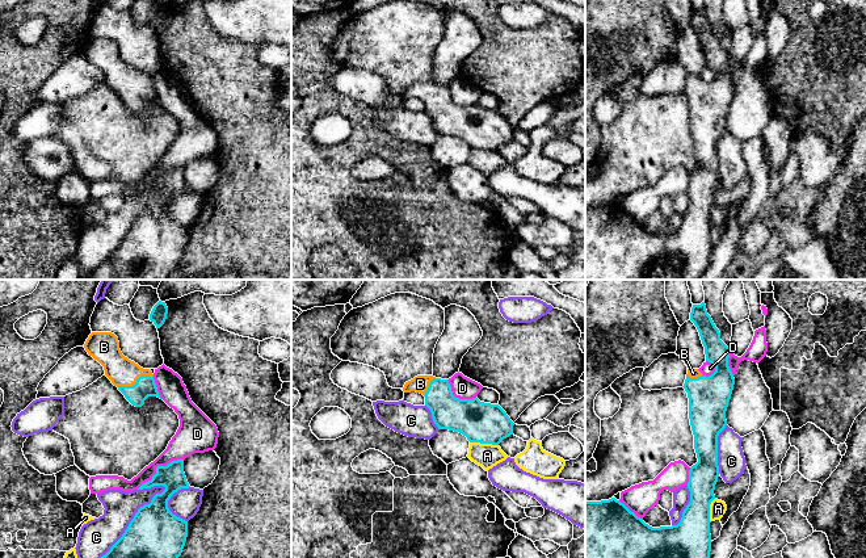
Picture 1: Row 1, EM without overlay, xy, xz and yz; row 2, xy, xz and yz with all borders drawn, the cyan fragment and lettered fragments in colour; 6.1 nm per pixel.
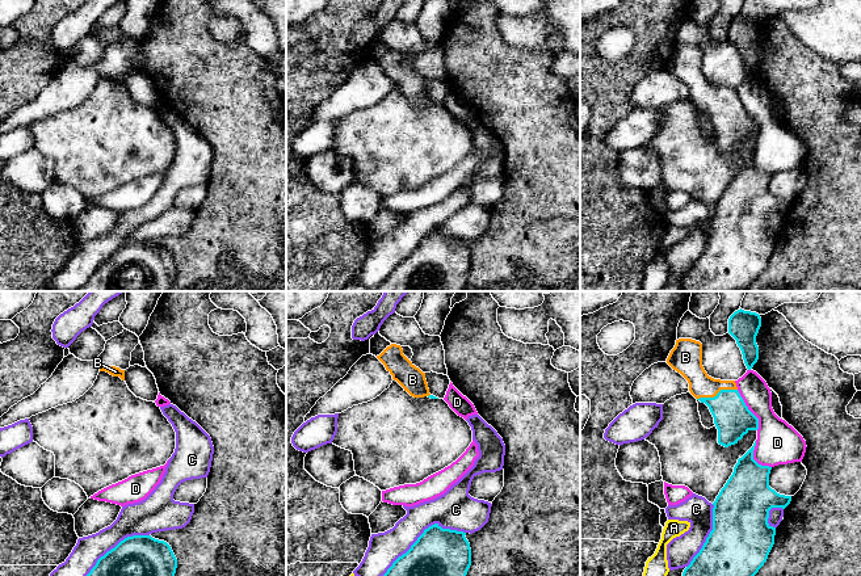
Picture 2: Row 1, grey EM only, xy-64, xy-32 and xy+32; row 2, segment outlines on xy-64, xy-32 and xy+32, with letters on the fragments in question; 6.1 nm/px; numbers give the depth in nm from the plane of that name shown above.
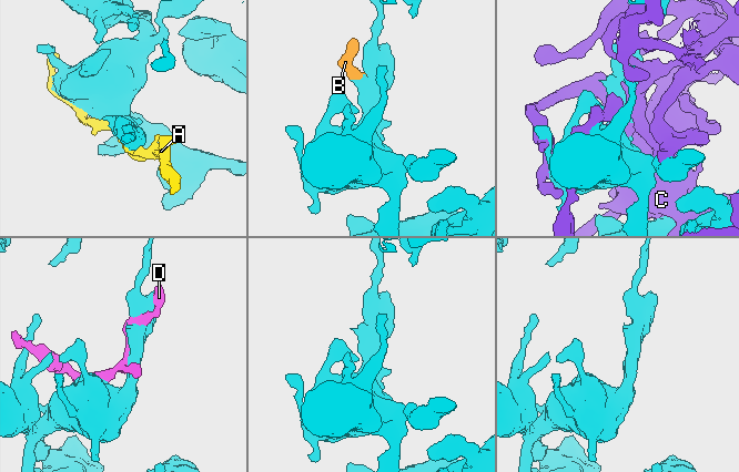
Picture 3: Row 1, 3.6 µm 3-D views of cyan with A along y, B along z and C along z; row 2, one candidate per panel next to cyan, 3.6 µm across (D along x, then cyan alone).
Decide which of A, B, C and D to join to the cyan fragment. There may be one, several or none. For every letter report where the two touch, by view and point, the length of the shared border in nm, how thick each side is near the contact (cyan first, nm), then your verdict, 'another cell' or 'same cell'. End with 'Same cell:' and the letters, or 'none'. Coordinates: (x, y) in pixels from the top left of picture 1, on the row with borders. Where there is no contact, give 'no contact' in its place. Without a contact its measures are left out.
A: meets cyan in xz at (484, 443); contact 180 nm long; 240 nm thick on the cyan side, 150 nm on the other; another cell
B: meets cyan in xy at (137, 382); contact 240 nm long; 120 nm thick on the cyan side, 180 nm on the other; same cell
C: meets cyan in xy at (133, 519); contact 600 nm long; 320 nm thick on the cyan side, 220 nm on the other; another cell
D: meets cyan in xy at (156, 468); contact 340 nm long; 160 nm thick on the cyan side, 170 nm on the other; another cell
Same cell: B

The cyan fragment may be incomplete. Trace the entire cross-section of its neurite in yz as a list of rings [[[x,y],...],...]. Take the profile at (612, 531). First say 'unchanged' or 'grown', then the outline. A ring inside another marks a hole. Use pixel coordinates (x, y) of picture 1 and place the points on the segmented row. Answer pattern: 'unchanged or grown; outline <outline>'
grown; outline [[[693,305],[690,320],[697,327],[705,347],[706,361],[715,366],[715,372],[706,377],[698,369],[688,369],[684,389],[689,398],[689,419],[694,435],[694,449],[698,462],[689,470],[688,488],[690,502],[682,512],[677,525],[652,528],[631,512],[623,503],[611,498],[601,502],[585,502],[585,558],[710,558],[710,504],[715,499],[714,490],[719,477],[718,436],[726,428],[726,411],[735,385],[733,374],[728,366],[730,347],[720,340],[720,332],[707,314],[706,305]]]

